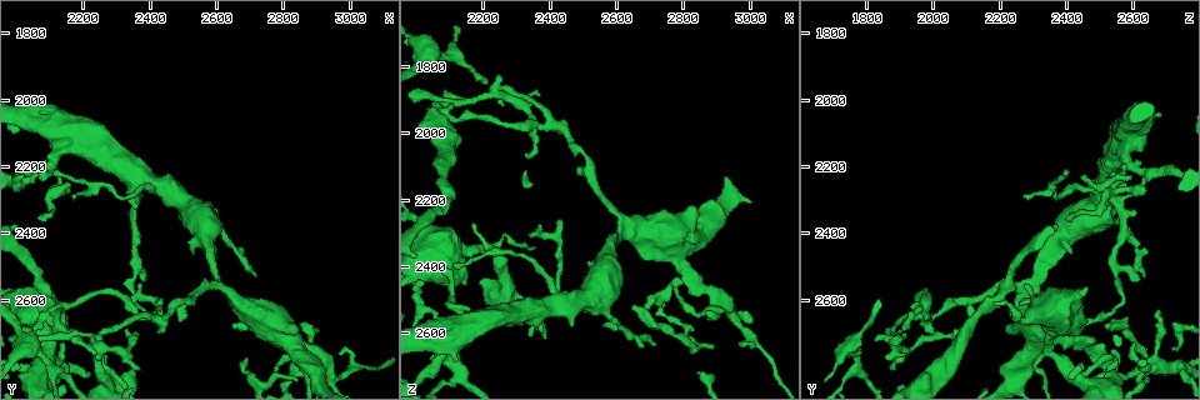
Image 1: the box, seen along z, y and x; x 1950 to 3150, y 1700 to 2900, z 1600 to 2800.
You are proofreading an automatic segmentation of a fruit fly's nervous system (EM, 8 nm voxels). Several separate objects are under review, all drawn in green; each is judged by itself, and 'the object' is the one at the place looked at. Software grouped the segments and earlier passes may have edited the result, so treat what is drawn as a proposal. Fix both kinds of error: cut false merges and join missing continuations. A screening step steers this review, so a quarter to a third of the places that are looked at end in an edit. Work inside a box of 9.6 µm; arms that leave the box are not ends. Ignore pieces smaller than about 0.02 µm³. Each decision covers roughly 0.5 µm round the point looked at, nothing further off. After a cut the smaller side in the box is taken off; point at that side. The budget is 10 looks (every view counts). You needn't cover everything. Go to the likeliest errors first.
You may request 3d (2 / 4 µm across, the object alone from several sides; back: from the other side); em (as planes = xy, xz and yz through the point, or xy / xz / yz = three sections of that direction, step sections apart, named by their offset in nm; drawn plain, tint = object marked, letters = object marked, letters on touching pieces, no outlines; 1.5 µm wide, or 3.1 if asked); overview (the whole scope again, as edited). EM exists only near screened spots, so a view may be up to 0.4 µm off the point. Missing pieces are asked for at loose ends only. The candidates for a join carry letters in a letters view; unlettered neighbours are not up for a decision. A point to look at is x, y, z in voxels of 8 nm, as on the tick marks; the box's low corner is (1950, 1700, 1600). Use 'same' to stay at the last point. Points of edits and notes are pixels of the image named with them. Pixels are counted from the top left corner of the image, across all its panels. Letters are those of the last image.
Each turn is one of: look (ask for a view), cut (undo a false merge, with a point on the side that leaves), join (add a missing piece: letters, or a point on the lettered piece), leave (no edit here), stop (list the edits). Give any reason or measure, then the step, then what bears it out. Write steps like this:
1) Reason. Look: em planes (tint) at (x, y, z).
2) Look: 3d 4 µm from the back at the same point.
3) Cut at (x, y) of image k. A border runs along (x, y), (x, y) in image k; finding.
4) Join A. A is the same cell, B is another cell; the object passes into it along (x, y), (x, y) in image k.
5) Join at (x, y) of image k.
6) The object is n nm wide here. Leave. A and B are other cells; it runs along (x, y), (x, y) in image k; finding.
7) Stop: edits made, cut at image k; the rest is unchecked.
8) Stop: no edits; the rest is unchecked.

Three arms meet. Look: em planes (letters) at (2230, 2750, 2340).

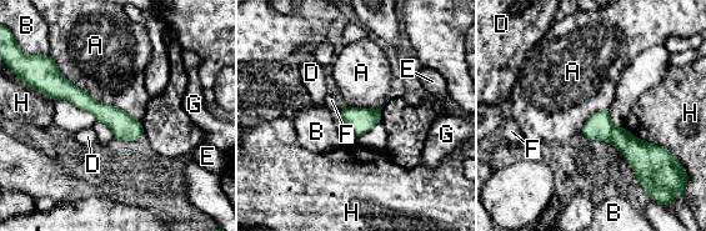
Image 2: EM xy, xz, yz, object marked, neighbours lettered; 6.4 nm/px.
Cut at (641, 155) of image 2. A, B, D, E, F, G and H are other cells; a border runs along (614, 127), (607, 139) in image 2; two cells meet here.

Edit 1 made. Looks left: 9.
See it whole again. Look: overview.

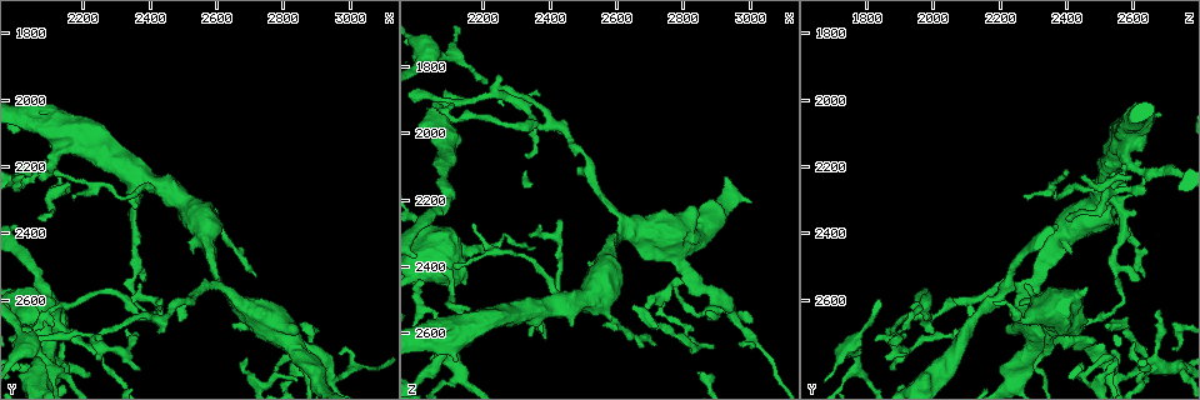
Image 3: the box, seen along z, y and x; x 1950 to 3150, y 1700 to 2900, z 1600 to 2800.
Free end. Look: 3d 2 µm at (2530, 2460, 2420).

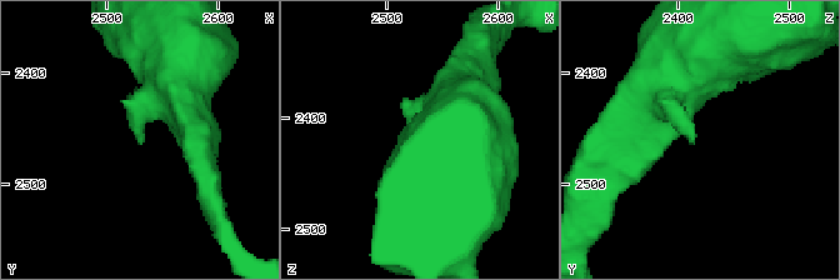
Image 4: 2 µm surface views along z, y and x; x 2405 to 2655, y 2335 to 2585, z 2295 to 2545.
Look: em yz step 4 (tint) at (2528, 2458, 2416).

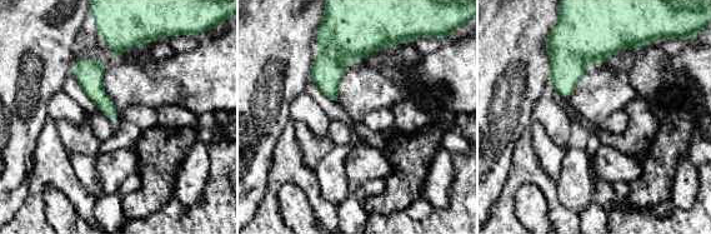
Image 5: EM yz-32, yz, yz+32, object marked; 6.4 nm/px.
Another direction. Look: em planes (letters) at the same point.

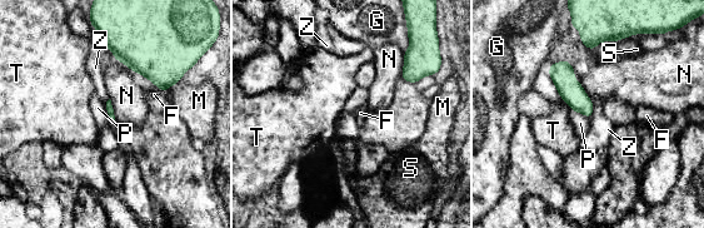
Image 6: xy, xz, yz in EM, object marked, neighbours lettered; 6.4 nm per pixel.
Leave. F, G, M, N, P, S, T and Z are other cells; a border runs along (574, 112), (582, 112), (590, 118) in image 6; no lettered piece goes on from it.

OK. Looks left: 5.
Four or more arms meet. Look: em xy step 4 (tint) at (2940, 2810, 2530).

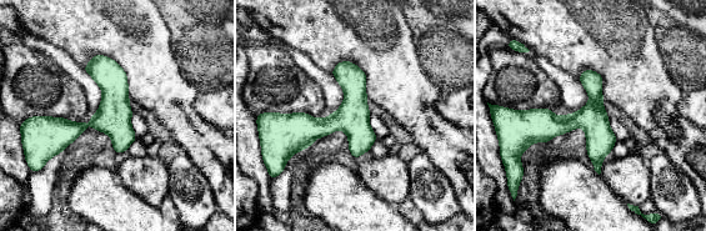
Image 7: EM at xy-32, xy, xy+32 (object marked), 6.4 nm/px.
Look: em planes (letters) at the same point.

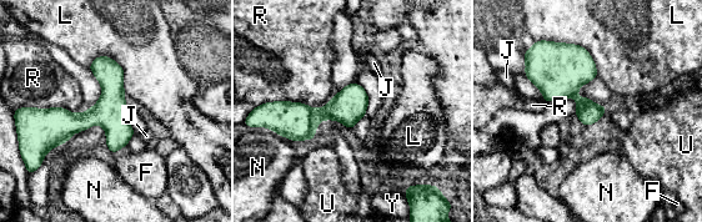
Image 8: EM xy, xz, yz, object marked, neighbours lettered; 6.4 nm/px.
Leave. F, J, L, N, R, U and Y are other cells; a border runs along (543, 40), (581, 45), (597, 75) in image 8; continuous, no second cell.

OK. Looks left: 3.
An open end. Look: 3d 2 µm from the back at (2130, 2730, 2600).

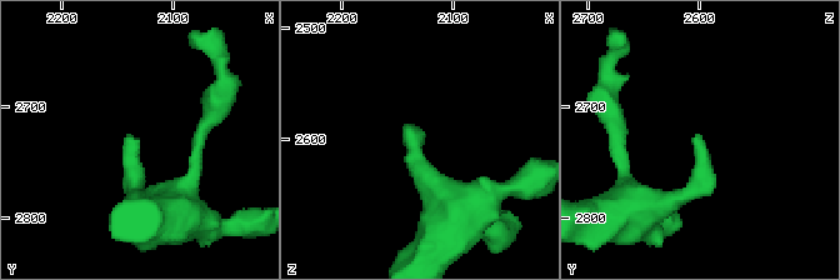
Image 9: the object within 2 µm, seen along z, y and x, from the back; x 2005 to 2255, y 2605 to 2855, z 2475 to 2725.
Look: em xy step 8 (plain) at (2132, 2728, 2604).

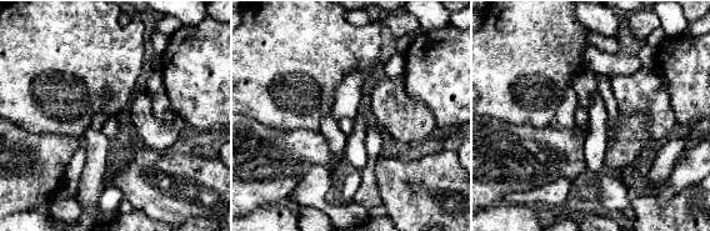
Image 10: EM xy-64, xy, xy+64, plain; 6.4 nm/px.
What lies round it. Look: em xy step 8 (letters) at the same point.

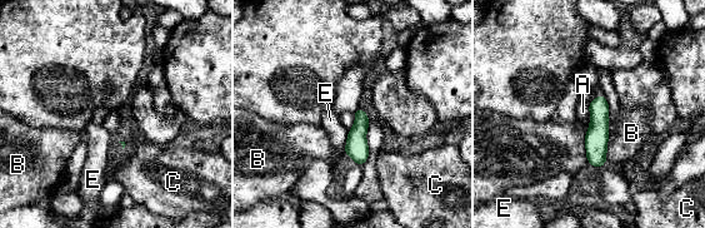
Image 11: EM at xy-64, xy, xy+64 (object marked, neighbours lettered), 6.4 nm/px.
Leave. A, B, C and E are other cells; it runs along (601, 99), (599, 105), (598, 163) in image 11; no lettered piece goes on from it.

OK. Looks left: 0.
Stop: edits made, cut at image 2; the rest is unchecked.

